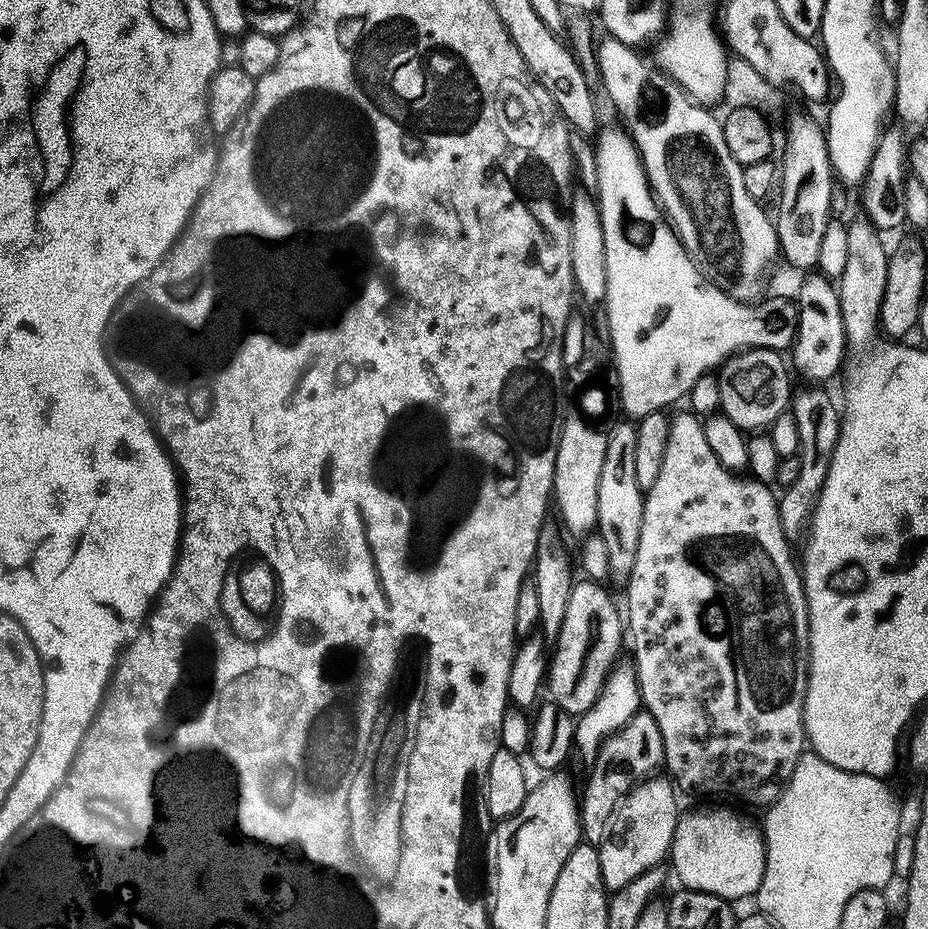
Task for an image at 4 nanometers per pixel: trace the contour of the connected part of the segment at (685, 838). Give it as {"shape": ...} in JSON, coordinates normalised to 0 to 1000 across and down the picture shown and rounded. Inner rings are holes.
{"shape":[[[759,870],[755,874],[744,875],[742,878],[741,875],[734,877],[733,888],[726,898],[722,930],[726,935],[727,946],[730,943],[740,959],[769,962],[786,971],[802,969],[805,964],[814,966],[823,948],[825,928],[827,911],[823,907],[822,895],[816,888],[814,891],[804,879],[796,878],[784,870]]]}

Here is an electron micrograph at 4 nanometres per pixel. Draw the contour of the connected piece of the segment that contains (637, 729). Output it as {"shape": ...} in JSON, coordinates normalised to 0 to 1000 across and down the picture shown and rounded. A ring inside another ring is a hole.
{"shape":[[[691,764],[685,772],[670,786],[650,798],[647,811],[642,814],[642,823],[634,837],[634,845],[624,858],[626,893],[628,903],[635,909],[649,911],[659,896],[659,886],[668,874],[670,867],[677,861],[677,856],[690,847],[695,840],[702,840],[707,831],[717,826],[716,795],[713,786],[709,786],[709,777],[697,764]]]}

